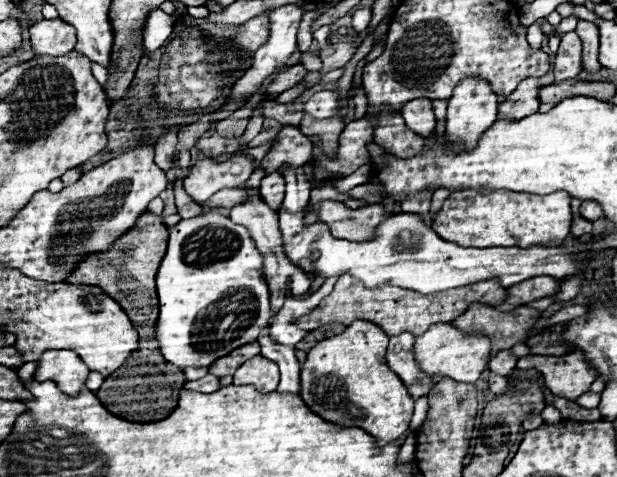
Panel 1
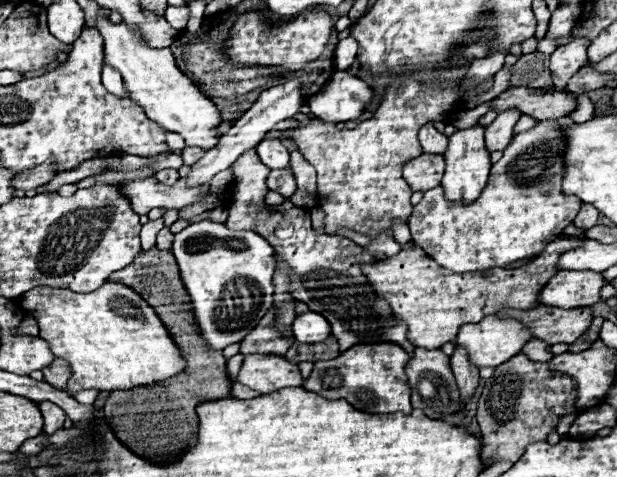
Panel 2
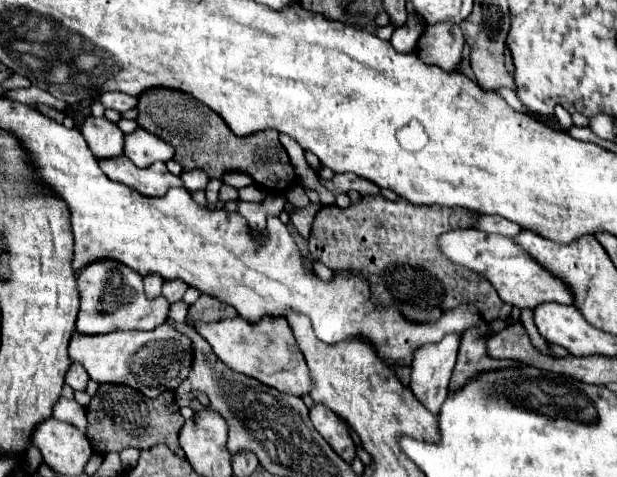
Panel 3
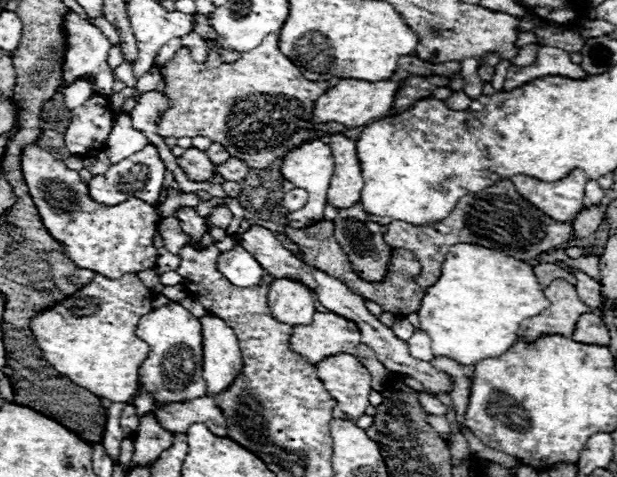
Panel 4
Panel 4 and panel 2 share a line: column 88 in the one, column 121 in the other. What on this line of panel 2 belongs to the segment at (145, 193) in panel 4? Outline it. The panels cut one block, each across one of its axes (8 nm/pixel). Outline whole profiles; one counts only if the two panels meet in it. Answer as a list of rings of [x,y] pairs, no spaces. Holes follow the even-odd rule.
[[[154,176],[124,180],[114,186],[120,186],[120,192],[124,192],[128,202],[132,204],[132,210],[136,210],[138,214],[148,214],[150,208],[182,210],[204,196],[200,194],[202,188],[186,188],[186,178],[180,178],[174,186],[164,186]]]

